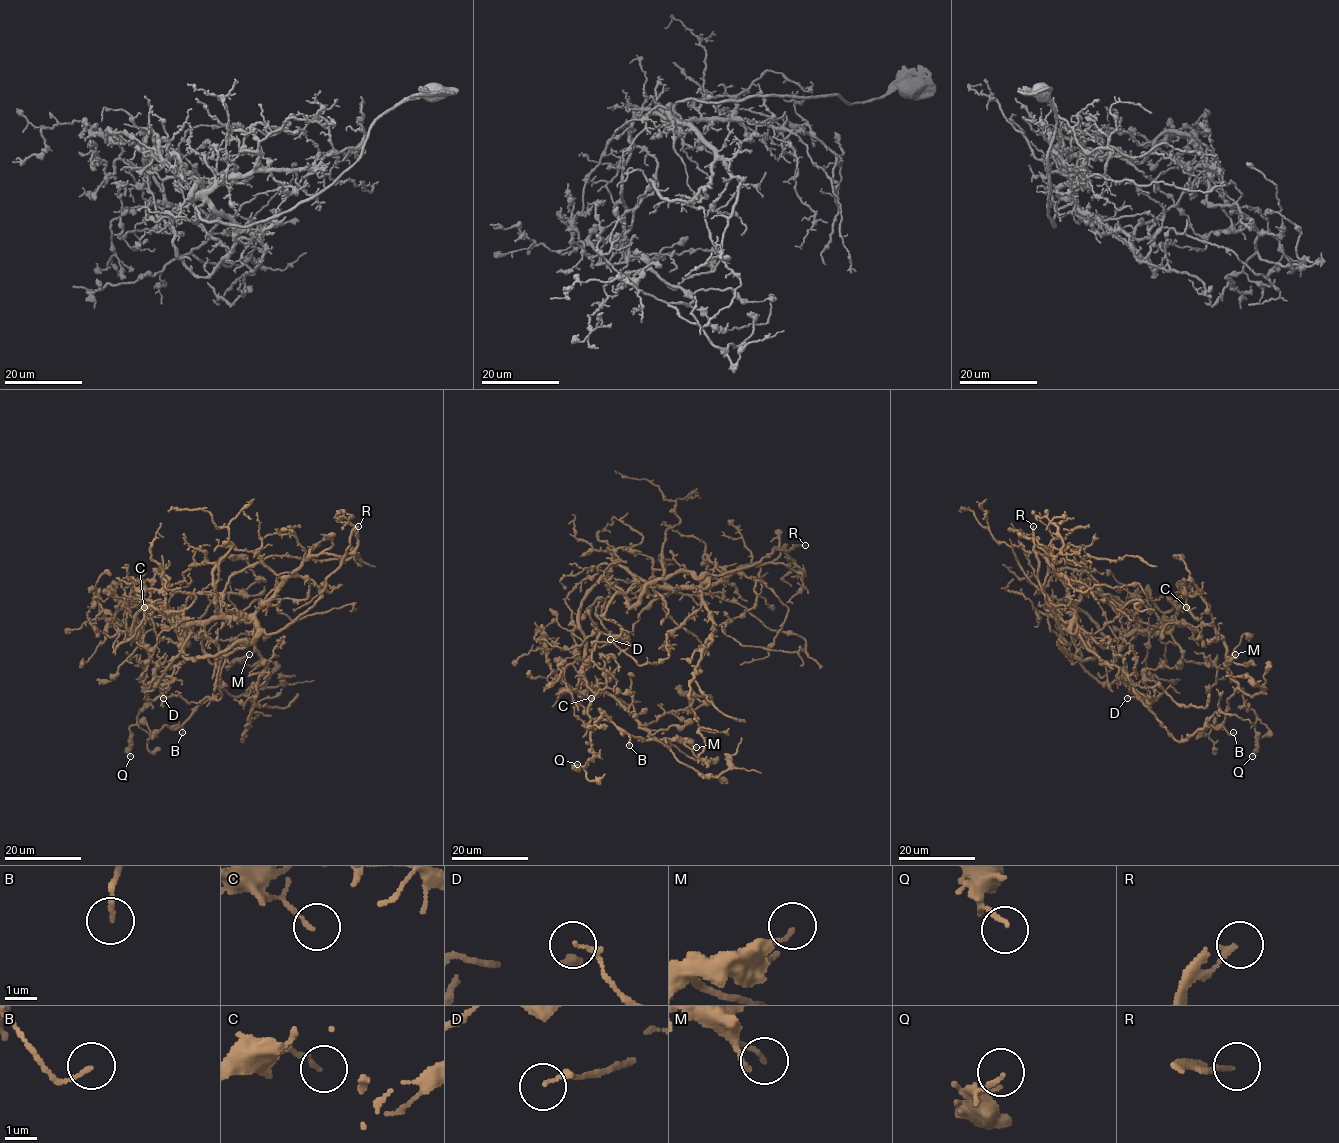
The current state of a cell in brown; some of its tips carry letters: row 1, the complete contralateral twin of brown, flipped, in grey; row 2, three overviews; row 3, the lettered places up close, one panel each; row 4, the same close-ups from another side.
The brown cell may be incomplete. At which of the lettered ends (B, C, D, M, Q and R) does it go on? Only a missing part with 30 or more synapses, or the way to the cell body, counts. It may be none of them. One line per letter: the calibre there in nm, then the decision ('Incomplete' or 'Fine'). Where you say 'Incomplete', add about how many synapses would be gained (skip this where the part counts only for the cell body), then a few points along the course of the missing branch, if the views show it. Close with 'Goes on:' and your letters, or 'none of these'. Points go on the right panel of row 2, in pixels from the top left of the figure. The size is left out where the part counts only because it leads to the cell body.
B: Thickness 130 nm. Incomplete. Roughly 30 synapses. Course of what is missing: (1233, 732), (1240, 728), (1242, 714)
C: Thickness 110 nm. Fine
D: Thickness 150 nm. Fine
M: Thickness 130 nm. Fine
Q: Thickness 130 nm. Fine
R: Thickness 150 nm. Incomplete. Course of what is missing: (1033, 526), (1036, 520), (1044, 520), (1045, 525), (1030, 523), (1030, 527)
Goes on: B, R

